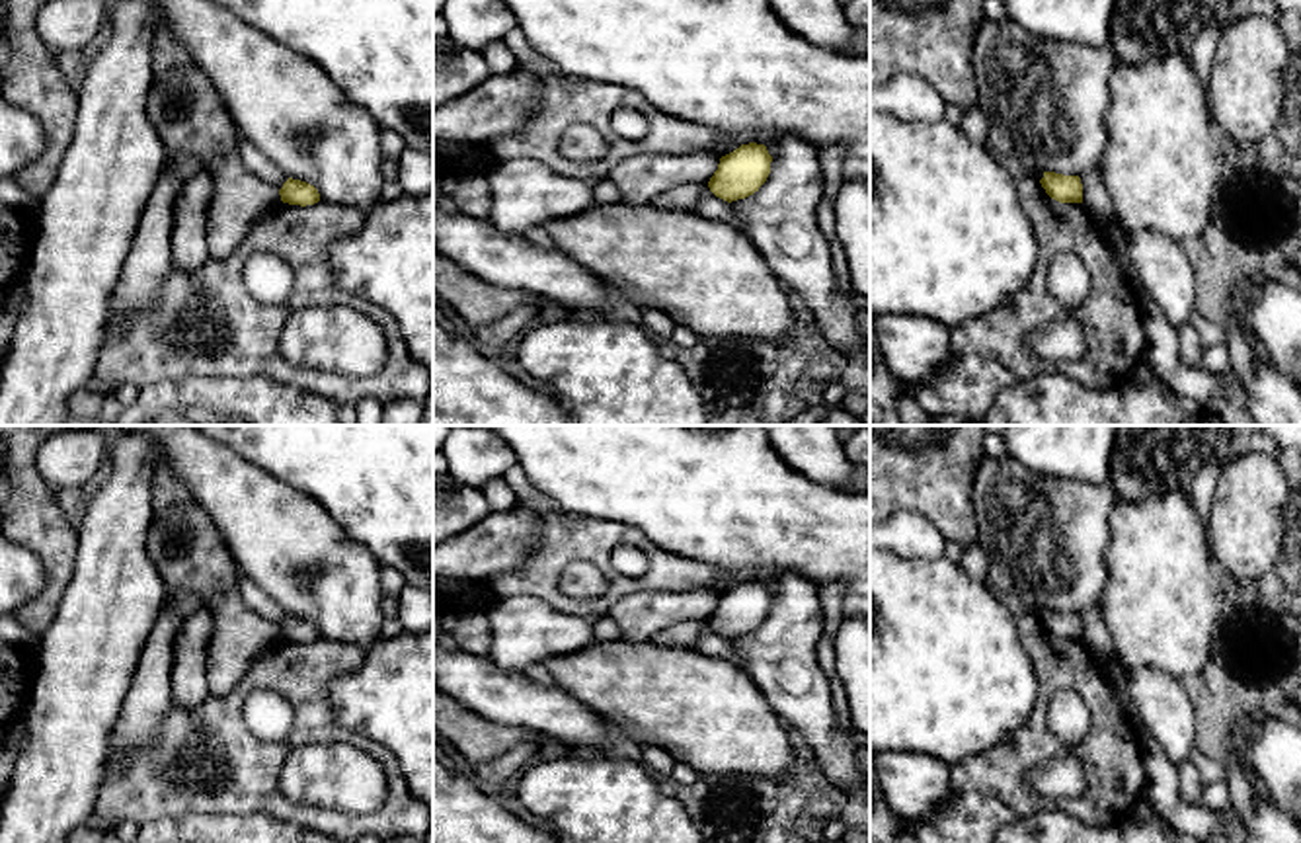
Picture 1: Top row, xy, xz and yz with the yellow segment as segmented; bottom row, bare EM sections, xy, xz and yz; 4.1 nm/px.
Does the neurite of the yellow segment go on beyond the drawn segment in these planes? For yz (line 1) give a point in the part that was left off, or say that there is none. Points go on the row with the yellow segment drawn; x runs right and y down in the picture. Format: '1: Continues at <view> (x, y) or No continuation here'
1: No continuation here

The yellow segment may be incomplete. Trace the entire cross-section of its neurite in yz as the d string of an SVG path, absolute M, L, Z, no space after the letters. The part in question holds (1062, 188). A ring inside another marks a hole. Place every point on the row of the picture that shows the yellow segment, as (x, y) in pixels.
M1044 172L1040 183L1045 193L1059 203L1083 203L1083 183L1079 176Z

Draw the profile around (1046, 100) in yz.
M1010 18L985 20L971 53L979 107L989 119L983 144L993 156L1018 158L1030 174L1079 176L1100 166L1108 131L1110 76L1118 66L1110 47L1038 37Z

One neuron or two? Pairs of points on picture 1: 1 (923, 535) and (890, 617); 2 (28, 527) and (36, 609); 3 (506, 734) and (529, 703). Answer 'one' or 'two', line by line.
1: two
2: one
3: two

